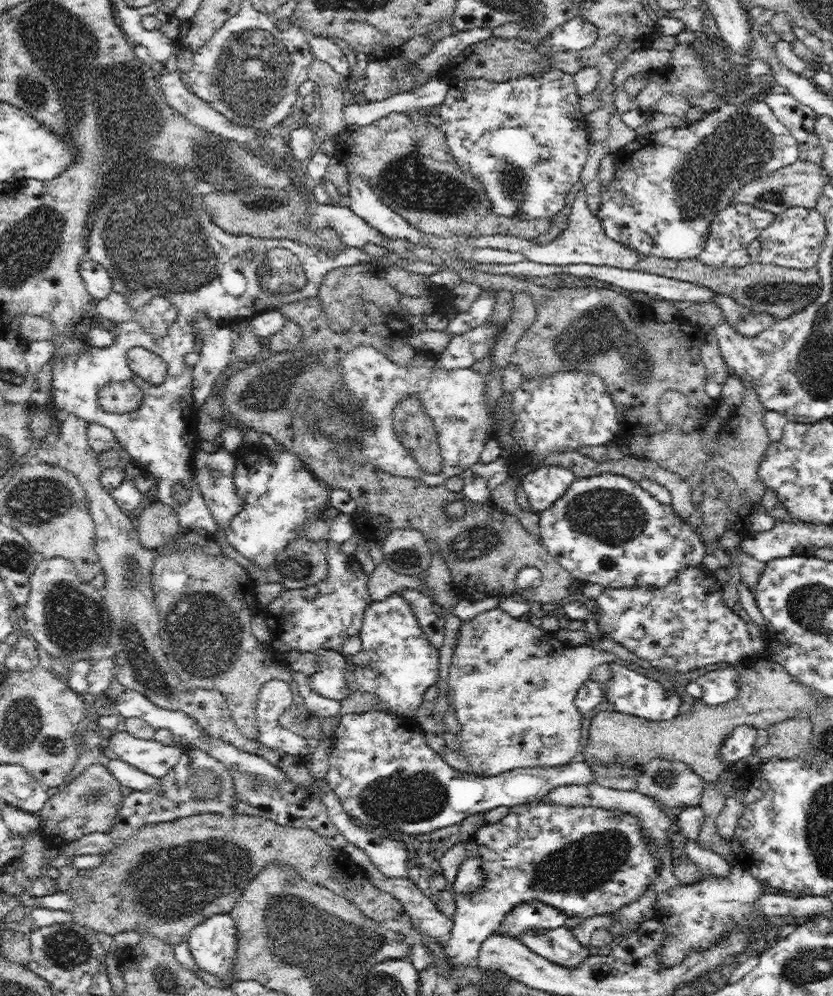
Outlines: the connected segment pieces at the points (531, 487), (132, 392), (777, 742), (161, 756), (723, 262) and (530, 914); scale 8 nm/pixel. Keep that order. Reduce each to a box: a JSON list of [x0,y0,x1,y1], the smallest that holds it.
[[521,464,575,514],[97,380,144,413],[756,717,812,763],[104,731,183,780],[697,203,775,268],[496,900,566,940]]

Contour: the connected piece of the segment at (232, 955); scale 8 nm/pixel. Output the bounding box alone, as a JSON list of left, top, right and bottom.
[186,913,237,980]

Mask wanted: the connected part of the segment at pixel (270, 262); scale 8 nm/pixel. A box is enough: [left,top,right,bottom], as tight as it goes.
[257,248,306,296]

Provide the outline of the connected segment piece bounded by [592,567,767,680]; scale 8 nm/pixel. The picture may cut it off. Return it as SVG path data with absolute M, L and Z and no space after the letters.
M689 567L662 588L647 586L605 588L592 604L597 612L598 628L605 637L618 642L638 658L646 660L653 668L668 670L672 675L684 680L708 664L727 662L733 665L744 658L765 658L766 656L767 648L764 641L760 636L750 638L747 623L732 608L726 606L722 598L722 586L714 574L706 568Z

